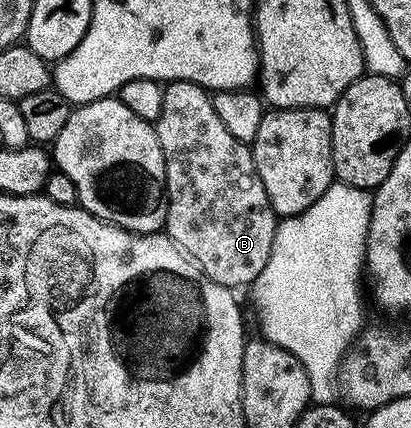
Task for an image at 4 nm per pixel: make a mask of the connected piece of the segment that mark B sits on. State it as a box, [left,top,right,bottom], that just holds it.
[153,80,277,290]

